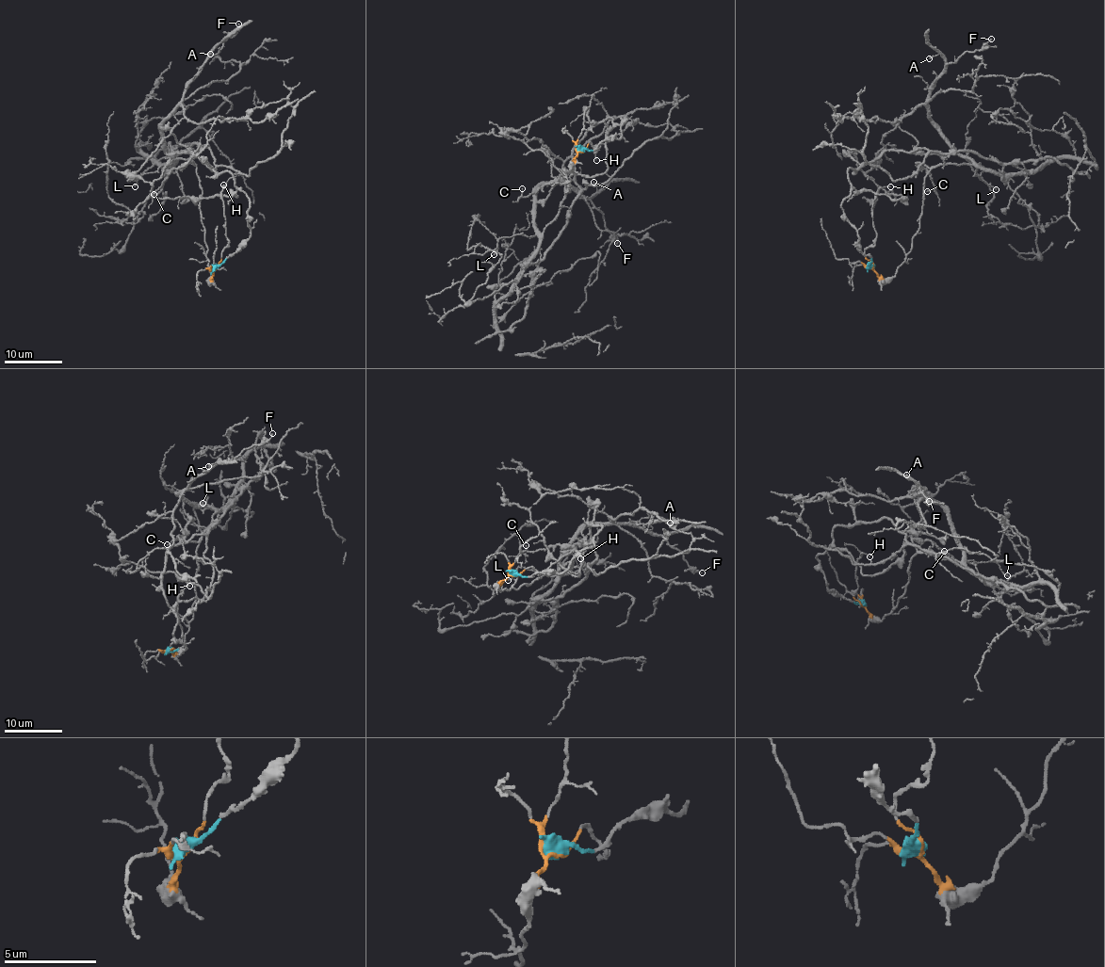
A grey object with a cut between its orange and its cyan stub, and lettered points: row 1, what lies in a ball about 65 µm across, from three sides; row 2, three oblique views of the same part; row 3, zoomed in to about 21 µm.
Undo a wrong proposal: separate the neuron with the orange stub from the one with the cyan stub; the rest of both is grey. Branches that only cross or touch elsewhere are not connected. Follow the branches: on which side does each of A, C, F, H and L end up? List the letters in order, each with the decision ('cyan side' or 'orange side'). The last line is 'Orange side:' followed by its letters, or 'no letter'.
A: orange side
C: orange side
F: orange side
H: orange side
L: orange side
Orange side: A, C, F, H, L

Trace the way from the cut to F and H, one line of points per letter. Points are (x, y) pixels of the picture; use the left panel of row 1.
F: (214, 269), (210, 279), (196, 167), (190, 158), (167, 152), (162, 123), (186, 84), (239, 23)
H: (214, 269), (228, 243), (224, 185)

